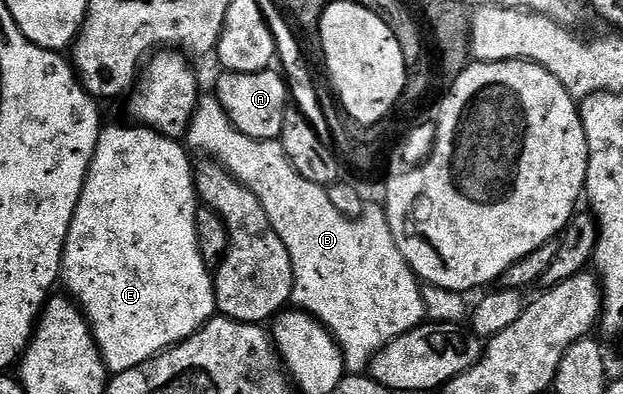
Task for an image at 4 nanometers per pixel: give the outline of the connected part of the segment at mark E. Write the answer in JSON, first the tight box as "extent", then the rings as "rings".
{"extent":[60,123,216,374],"rings":[[[107,123],[98,134],[98,145],[86,175],[84,190],[80,194],[80,202],[76,202],[76,210],[72,214],[72,226],[68,226],[68,238],[62,251],[62,271],[60,273],[61,283],[63,285],[66,283],[65,291],[85,314],[86,321],[90,324],[90,333],[98,343],[102,360],[106,363],[107,369],[114,374],[132,370],[136,366],[148,362],[153,356],[175,348],[180,342],[192,338],[192,334],[200,331],[216,315],[214,278],[211,269],[206,267],[204,258],[200,258],[200,246],[196,242],[196,214],[200,201],[198,189],[194,187],[195,165],[190,164],[189,154],[191,155],[191,153],[175,137],[166,136],[151,128],[143,128],[141,124],[125,123]]]}

